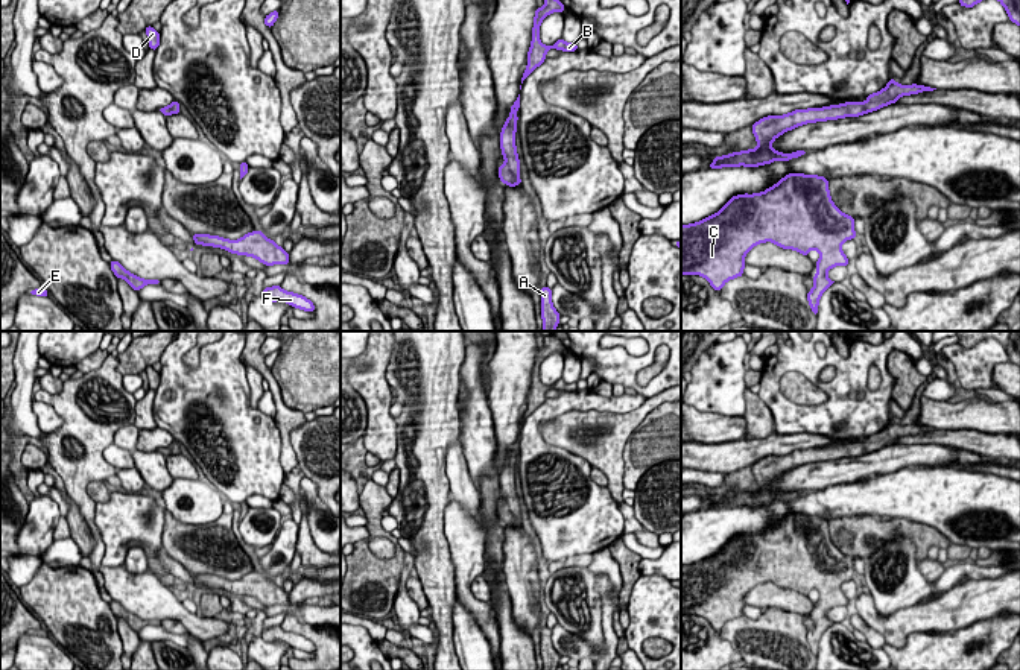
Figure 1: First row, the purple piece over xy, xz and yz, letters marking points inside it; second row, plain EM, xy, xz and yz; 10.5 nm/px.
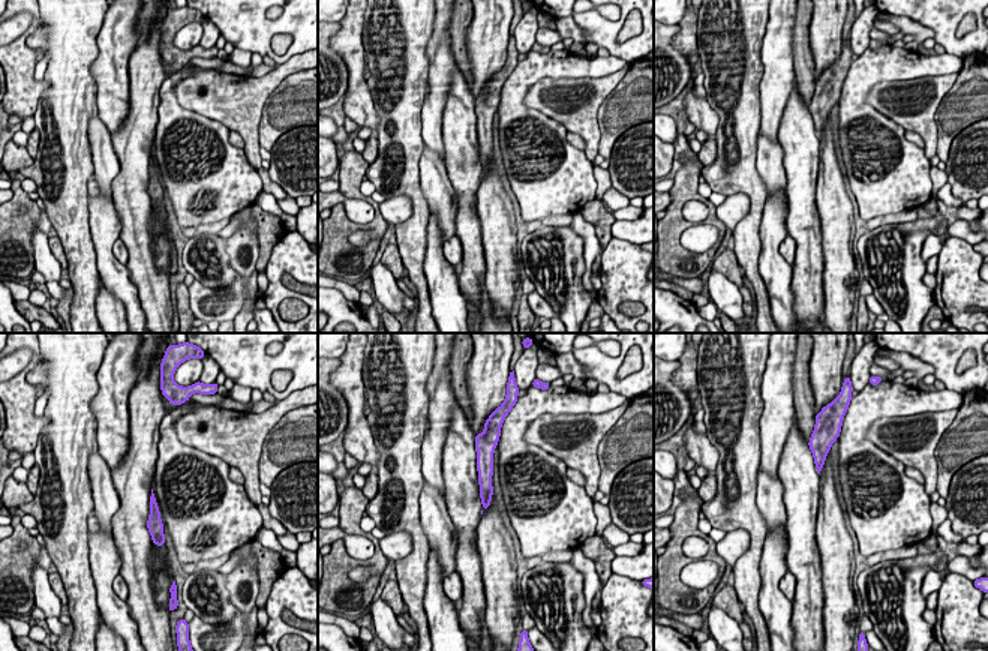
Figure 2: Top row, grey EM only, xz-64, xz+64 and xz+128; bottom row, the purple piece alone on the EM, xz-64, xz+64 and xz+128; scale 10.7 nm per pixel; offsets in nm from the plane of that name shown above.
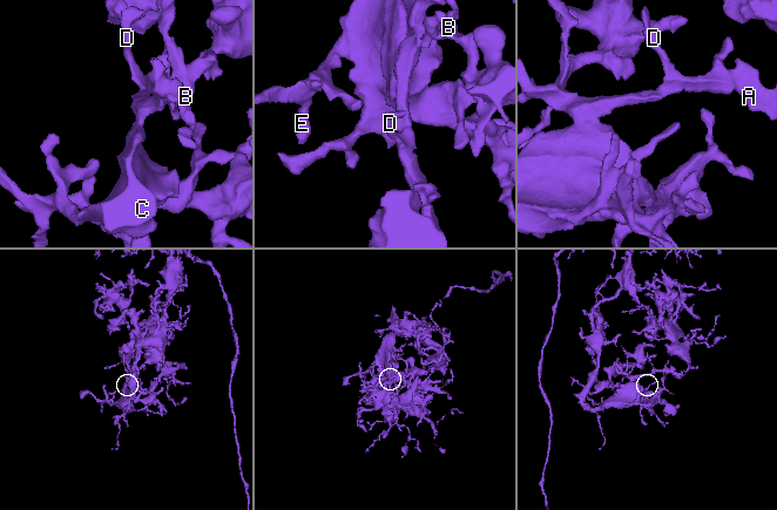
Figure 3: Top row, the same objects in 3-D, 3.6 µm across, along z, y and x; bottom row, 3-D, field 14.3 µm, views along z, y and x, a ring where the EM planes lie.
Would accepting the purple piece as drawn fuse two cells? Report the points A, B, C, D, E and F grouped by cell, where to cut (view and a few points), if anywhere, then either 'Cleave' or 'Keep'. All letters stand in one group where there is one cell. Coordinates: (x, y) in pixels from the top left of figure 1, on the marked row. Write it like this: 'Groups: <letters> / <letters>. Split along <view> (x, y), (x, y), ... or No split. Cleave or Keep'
Groups: A B C D E F. No split. Keep

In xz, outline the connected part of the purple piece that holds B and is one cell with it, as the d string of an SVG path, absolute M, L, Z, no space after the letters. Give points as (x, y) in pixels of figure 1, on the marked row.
M544 0L544 6L538 8L535 11L535 18L534 18L534 27L532 27L532 43L527 52L527 67L523 73L521 84L523 81L538 67L544 62L546 53L550 49L562 50L562 52L575 52L578 50L576 43L565 43L562 38L559 38L553 46L544 46L540 41L540 24L541 21L552 12L564 12L565 6L561 3L561 0Z

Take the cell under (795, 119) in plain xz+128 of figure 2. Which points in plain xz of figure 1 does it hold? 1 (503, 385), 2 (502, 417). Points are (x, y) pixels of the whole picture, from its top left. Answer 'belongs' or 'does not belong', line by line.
1: does not belong
2: does not belong

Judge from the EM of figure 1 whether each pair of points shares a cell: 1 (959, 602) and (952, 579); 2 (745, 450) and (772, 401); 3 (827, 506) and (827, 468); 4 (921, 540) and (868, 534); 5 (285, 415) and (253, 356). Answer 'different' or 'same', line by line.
1: different
2: different
3: different
4: same
5: same

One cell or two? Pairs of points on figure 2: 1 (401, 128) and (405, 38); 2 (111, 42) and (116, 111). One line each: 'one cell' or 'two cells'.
1: one cell
2: one cell

